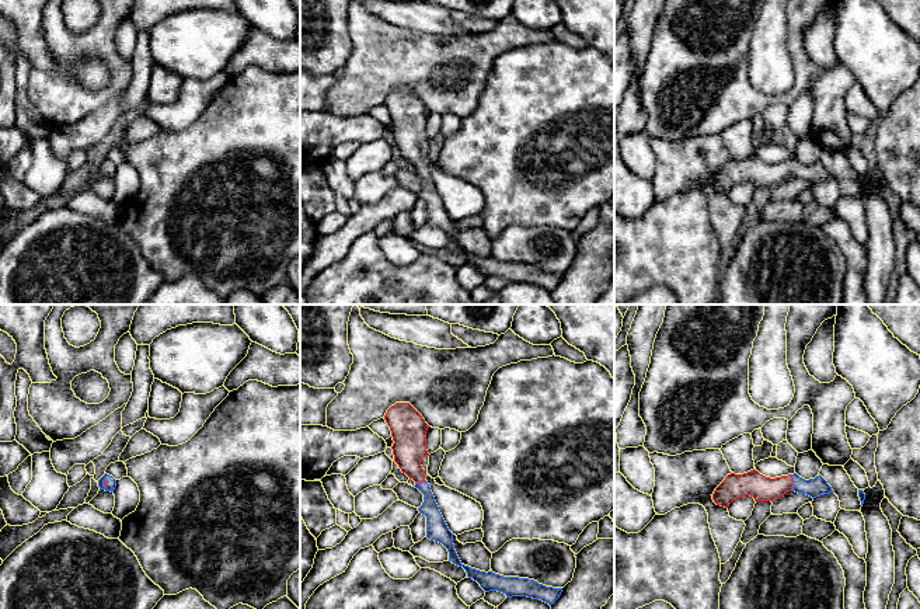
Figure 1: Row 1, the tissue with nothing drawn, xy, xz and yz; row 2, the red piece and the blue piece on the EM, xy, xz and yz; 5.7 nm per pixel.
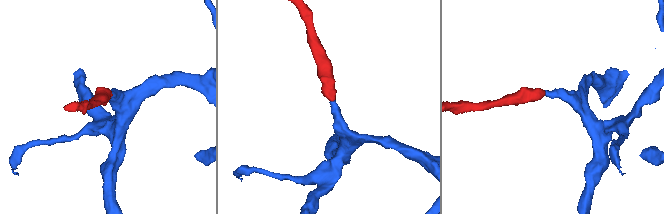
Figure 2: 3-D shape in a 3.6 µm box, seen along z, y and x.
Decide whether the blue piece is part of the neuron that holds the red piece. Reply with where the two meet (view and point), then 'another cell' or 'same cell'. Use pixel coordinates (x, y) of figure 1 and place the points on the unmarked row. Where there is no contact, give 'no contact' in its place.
yz (791, 169) | same cell

